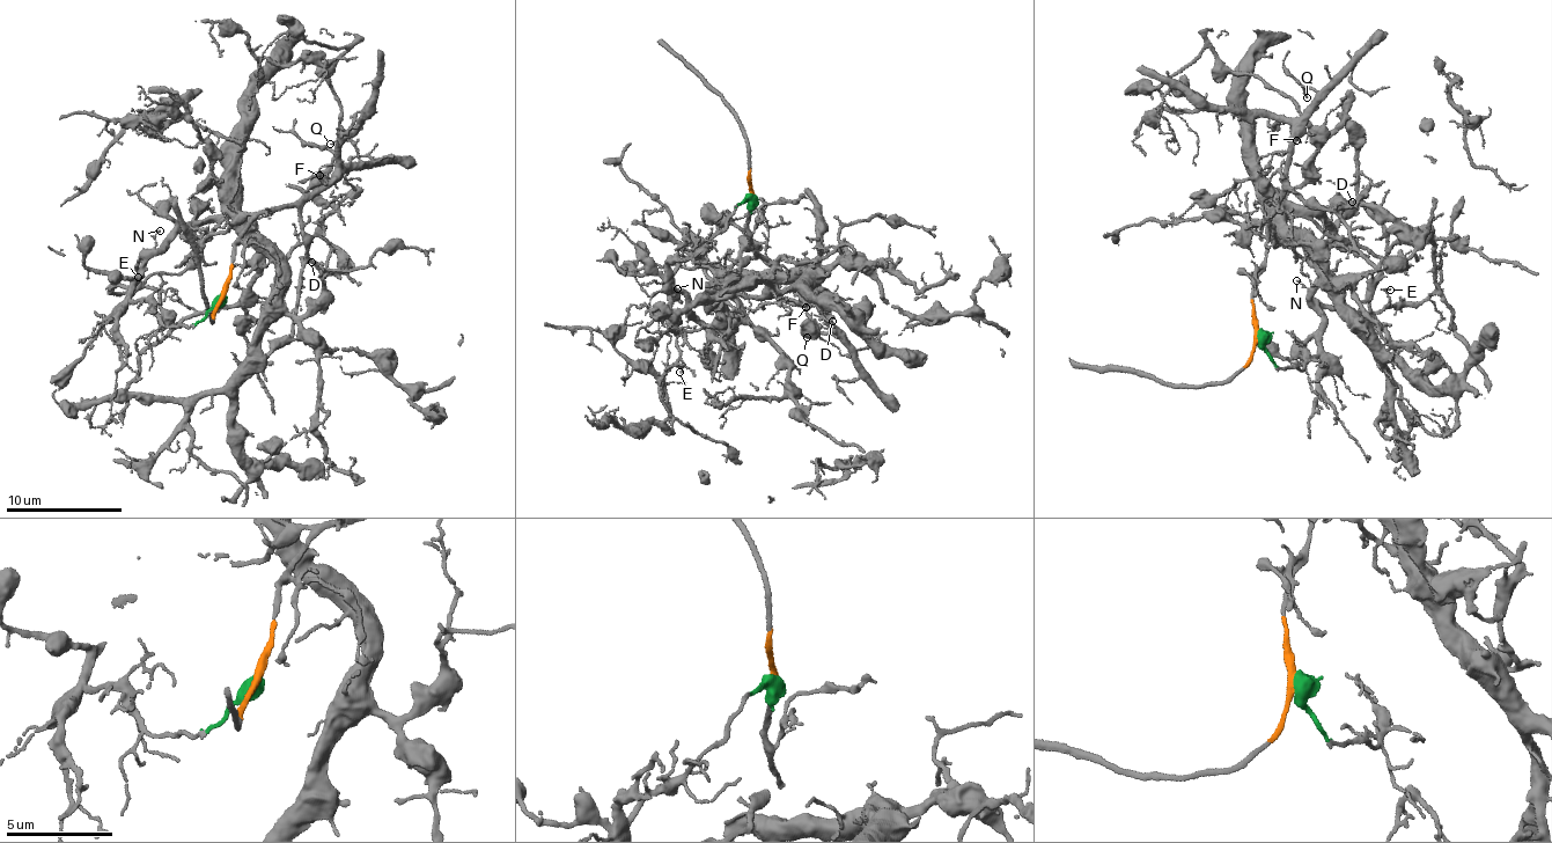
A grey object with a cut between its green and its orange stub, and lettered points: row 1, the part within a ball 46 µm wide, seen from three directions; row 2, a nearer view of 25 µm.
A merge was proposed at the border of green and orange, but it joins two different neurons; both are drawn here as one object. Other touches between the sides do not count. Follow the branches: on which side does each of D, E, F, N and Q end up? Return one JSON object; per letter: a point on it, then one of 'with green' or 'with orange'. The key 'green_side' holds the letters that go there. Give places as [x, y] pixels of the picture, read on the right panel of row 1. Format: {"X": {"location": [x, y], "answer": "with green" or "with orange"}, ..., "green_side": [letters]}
{"D": {"location": [1352, 202], "answer": "with orange"}, "E": {"location": [1390, 290], "answer": "with green"}, "F": {"location": [1296, 140], "answer": "with orange"}, "N": {"location": [1296, 280], "answer": "with green"}, "Q": {"location": [1307, 97], "answer": "with orange"}, "green_side": ["E", "N"]}

